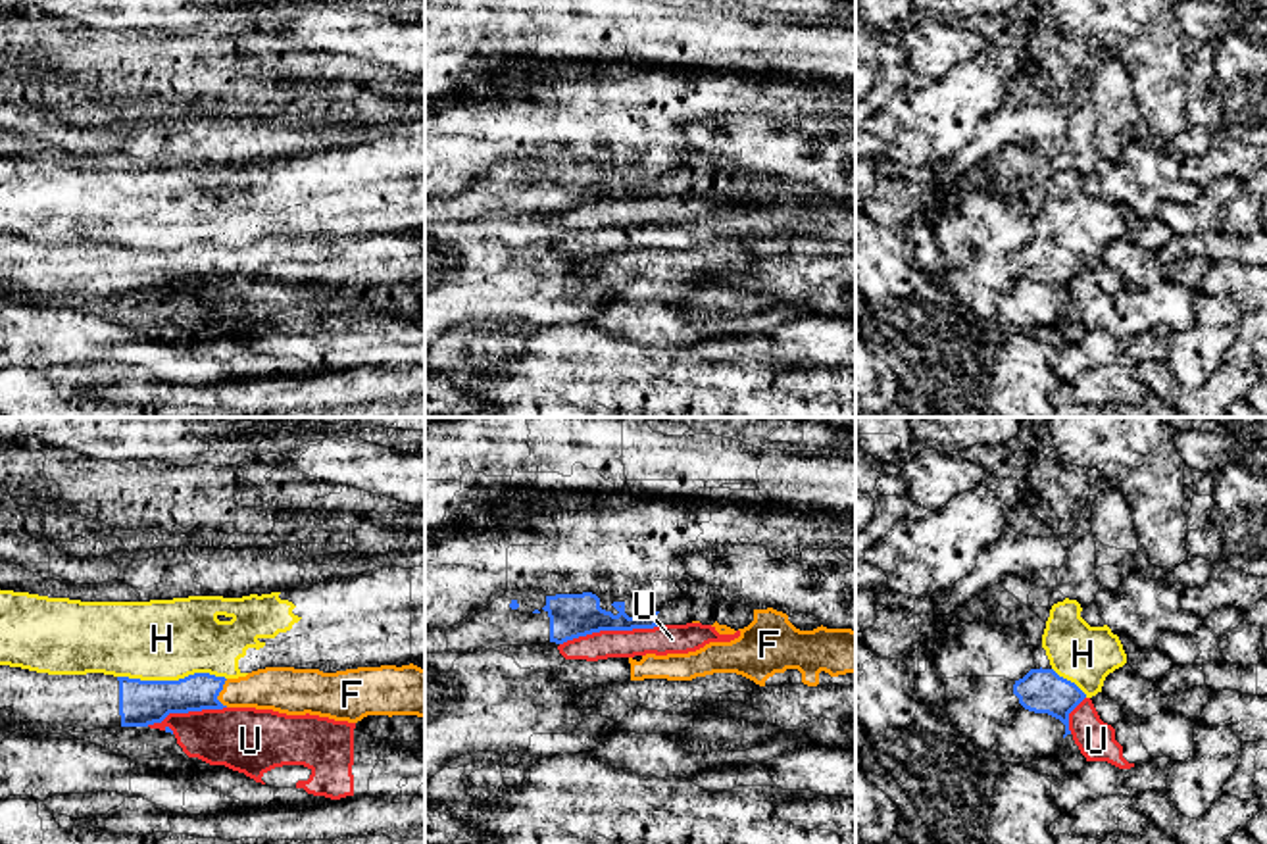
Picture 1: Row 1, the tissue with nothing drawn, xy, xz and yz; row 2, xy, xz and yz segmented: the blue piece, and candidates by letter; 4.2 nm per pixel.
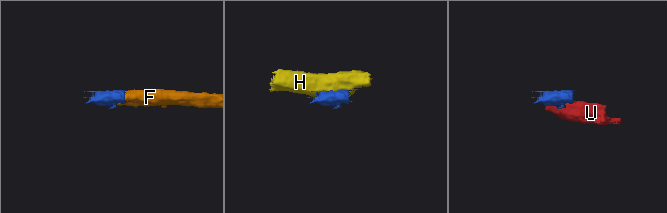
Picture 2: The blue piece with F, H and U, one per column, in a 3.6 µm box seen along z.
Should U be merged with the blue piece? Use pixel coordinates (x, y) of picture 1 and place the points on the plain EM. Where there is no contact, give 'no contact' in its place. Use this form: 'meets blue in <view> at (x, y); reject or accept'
meets blue in xz at (608, 198); reject

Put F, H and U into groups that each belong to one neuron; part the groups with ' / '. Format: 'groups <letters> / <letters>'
groups F / H / U

